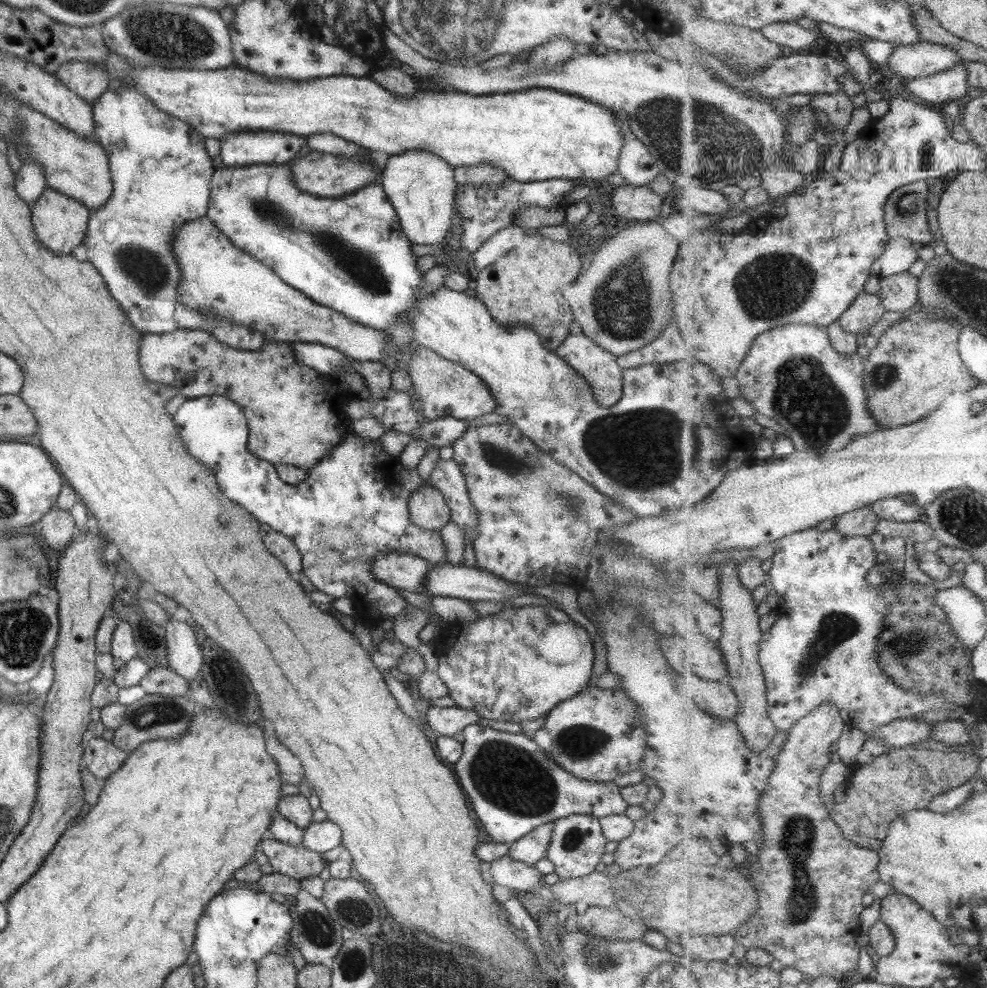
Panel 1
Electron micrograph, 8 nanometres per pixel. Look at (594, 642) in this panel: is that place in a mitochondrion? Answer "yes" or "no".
no

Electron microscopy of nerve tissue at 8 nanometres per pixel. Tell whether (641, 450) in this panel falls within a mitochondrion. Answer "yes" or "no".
yes

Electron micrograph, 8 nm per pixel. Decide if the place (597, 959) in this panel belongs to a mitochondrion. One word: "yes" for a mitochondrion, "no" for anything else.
yes

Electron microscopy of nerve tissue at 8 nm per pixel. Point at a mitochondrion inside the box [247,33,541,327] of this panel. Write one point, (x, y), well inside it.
(360, 267)

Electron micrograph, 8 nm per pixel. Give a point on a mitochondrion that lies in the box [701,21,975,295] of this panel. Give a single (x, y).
(904, 206)

